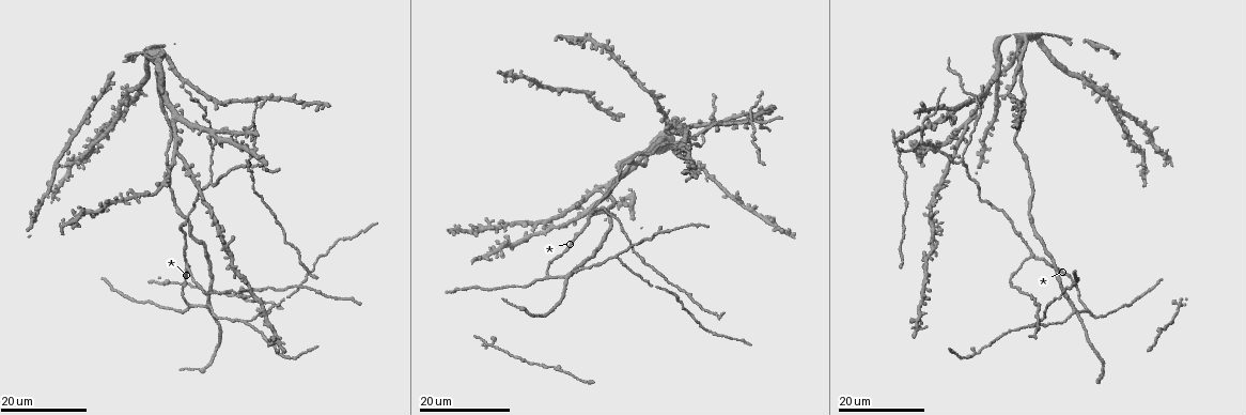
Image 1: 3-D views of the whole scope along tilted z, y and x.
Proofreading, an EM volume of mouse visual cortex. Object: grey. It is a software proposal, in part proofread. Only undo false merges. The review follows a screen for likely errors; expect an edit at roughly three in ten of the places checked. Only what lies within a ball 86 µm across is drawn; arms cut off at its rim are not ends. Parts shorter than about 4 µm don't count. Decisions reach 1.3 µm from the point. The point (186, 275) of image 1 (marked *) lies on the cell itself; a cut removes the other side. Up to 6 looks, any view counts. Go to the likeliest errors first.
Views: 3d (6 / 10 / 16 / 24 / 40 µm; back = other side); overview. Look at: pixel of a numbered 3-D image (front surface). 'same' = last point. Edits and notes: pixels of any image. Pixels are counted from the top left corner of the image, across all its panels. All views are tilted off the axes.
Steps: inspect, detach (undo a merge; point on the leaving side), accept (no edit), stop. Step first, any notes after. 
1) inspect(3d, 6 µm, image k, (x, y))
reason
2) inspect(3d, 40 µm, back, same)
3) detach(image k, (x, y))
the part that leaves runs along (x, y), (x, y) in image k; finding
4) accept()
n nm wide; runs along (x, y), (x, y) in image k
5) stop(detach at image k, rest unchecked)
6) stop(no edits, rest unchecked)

inspect(3d, 24 µm, image 1, (1032, 257))

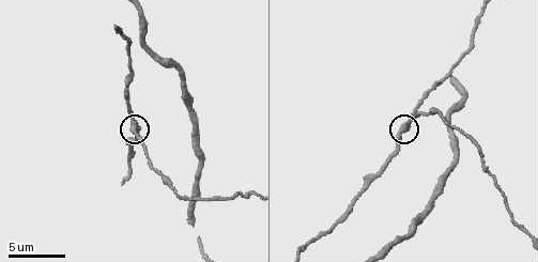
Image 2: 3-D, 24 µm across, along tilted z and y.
inspect(3d, 6 µm, image 2, (135, 127))

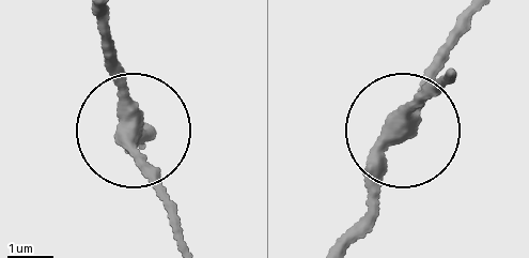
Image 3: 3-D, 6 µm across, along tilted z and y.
accept()
320 nm wide; one cell here

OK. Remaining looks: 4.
inspect(3d, 16 µm, image 1, (615, 257))
a fork

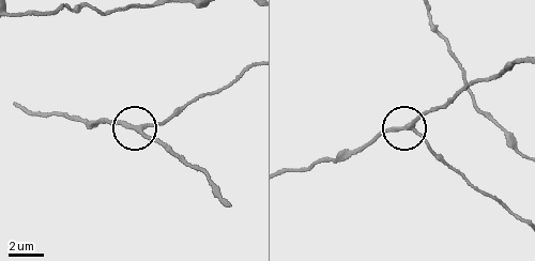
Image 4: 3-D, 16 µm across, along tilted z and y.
inspect(3d, 10 µm, image 4, (414, 130))

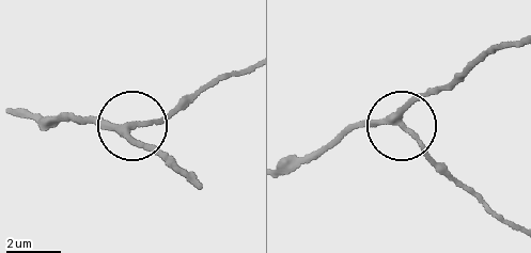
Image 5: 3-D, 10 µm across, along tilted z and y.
accept()
3 arms; one cell here

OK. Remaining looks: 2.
stop(no edits, rest unchecked)

